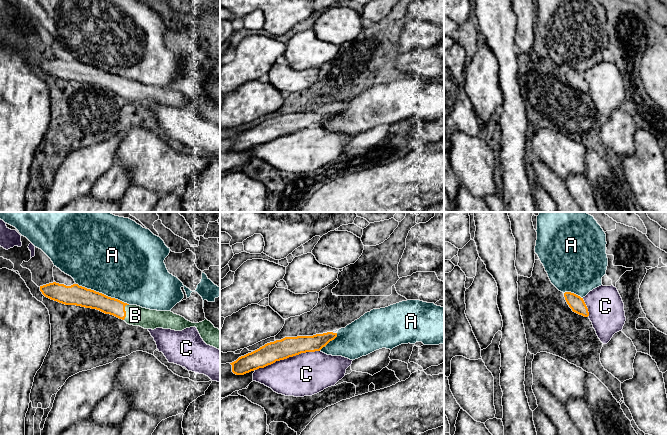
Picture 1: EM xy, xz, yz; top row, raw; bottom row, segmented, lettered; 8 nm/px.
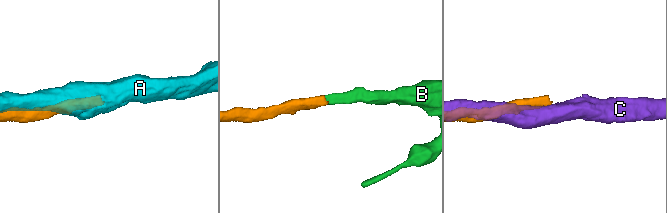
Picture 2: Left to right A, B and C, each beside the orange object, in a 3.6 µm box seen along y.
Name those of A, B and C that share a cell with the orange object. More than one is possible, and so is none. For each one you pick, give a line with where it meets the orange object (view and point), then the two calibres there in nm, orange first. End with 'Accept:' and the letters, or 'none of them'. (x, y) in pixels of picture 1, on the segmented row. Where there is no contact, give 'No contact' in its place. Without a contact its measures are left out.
B: Touches orange at xy (125, 311). Thickness 140 nm (orange) against 160 nm
Accept: B

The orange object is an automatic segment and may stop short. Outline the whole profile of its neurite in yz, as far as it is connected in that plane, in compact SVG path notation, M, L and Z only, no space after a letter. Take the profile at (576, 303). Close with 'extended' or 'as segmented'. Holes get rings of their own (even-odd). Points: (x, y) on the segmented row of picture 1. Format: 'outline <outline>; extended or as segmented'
outline M565 292L564 297L567 304L569 305L569 307L572 309L573 312L582 315L584 317L589 316L588 308L583 298L571 292Z; as segmented

